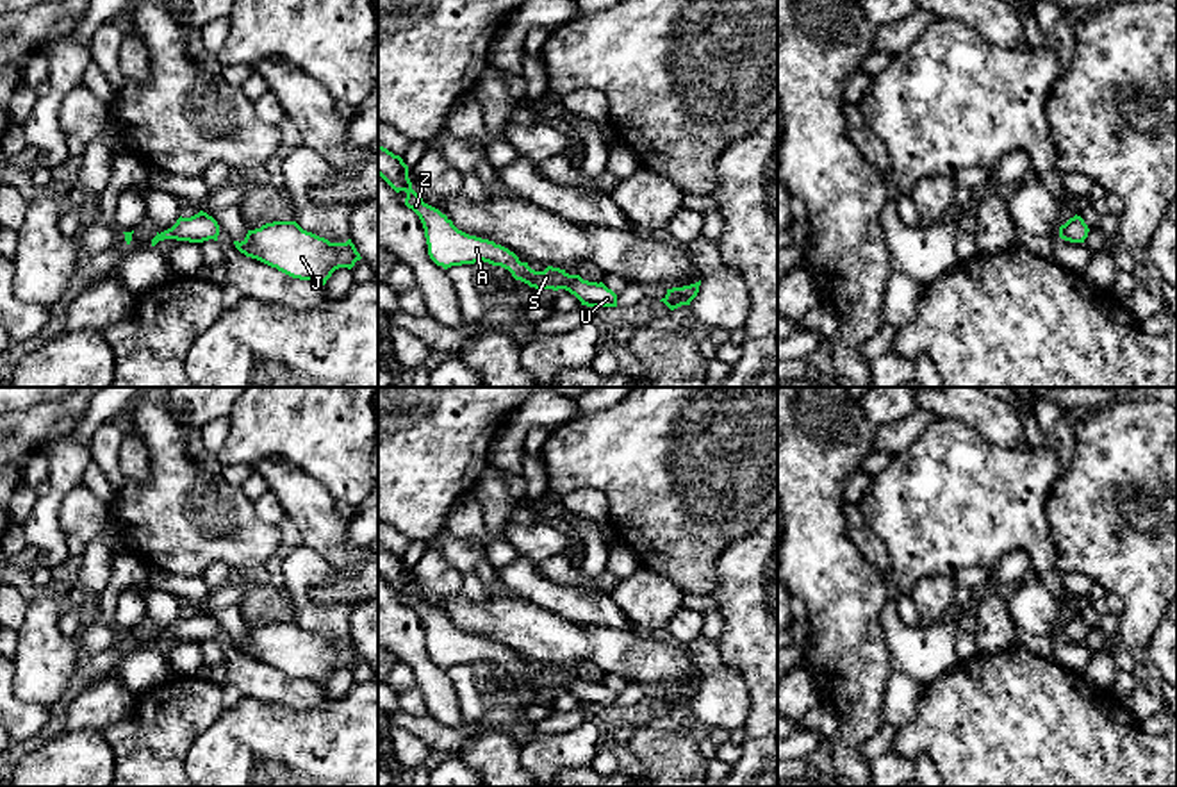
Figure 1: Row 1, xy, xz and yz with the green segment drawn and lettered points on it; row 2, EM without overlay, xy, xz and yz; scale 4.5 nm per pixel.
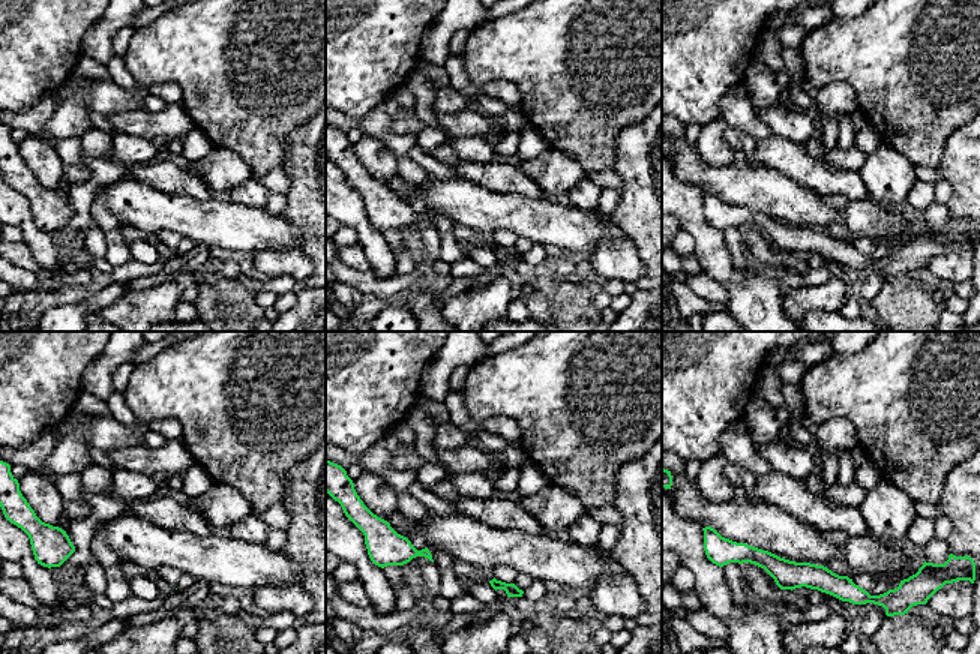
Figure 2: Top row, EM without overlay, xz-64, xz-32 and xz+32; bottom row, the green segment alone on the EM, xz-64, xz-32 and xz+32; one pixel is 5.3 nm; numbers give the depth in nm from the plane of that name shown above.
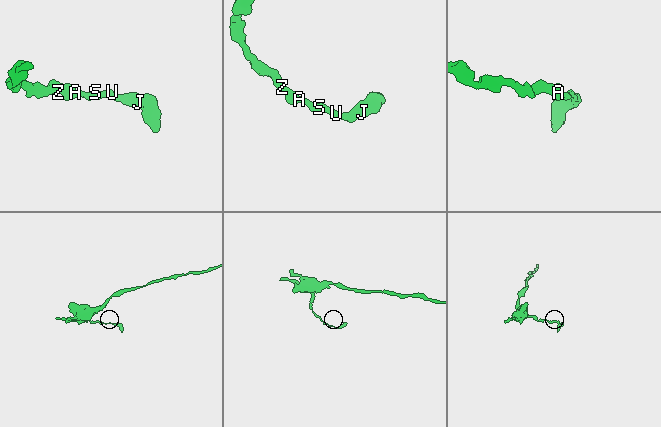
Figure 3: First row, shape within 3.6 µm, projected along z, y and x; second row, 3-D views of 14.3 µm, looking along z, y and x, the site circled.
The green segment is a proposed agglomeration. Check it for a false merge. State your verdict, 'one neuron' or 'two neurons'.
one neuron

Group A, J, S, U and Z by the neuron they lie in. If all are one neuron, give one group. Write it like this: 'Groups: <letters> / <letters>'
Groups: A J S U Z

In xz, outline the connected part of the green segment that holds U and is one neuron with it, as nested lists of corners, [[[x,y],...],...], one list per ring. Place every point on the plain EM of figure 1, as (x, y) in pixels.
[[[380,544],[378,575],[396,592],[407,592],[405,605],[419,616],[424,628],[428,655],[437,666],[448,669],[451,666],[483,660],[508,669],[515,680],[521,680],[537,691],[565,689],[574,694],[581,705],[592,708],[617,707],[617,694],[603,682],[588,682],[580,675],[569,675],[565,669],[553,666],[547,666],[544,671],[535,671],[528,666],[528,662],[521,662],[519,657],[508,648],[458,630],[446,614],[424,603],[423,598],[412,589],[408,566],[403,562],[403,559]]]

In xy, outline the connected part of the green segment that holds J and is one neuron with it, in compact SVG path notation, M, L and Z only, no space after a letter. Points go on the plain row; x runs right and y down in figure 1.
M273 621L260 628L248 630L235 648L246 657L257 659L278 671L300 678L326 683L339 667L351 669L360 653L351 639L330 642L303 630L296 621Z

